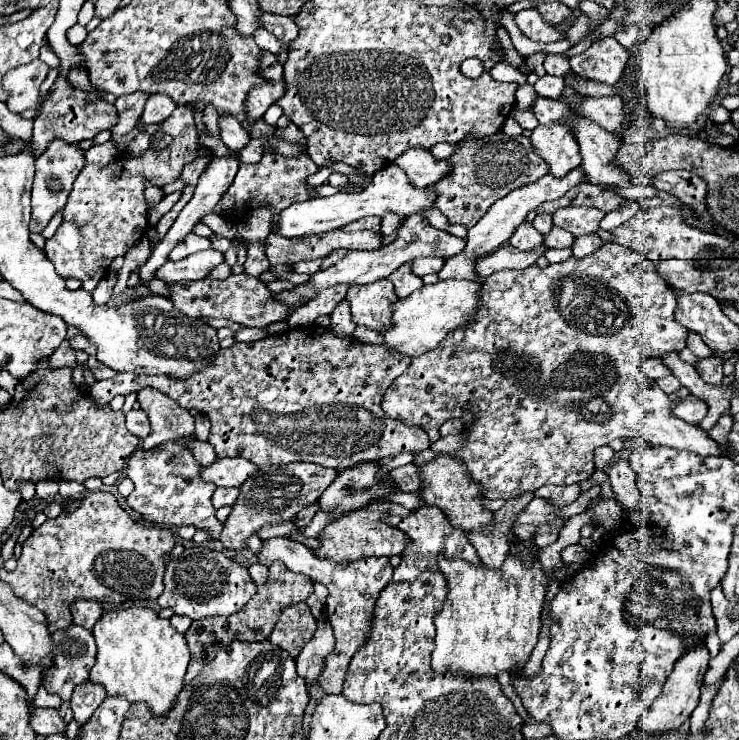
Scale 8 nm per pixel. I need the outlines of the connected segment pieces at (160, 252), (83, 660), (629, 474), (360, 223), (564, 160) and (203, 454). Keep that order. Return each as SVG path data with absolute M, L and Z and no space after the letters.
M234 152L232 156L222 156L222 158L216 158L216 156L214 156L214 158L212 158L212 162L208 164L208 168L202 172L200 180L198 180L198 186L196 186L196 190L194 190L192 200L184 206L184 210L180 212L180 216L176 218L176 222L174 222L172 228L168 230L166 238L156 246L156 250L152 252L152 256L148 258L148 262L142 266L140 274L142 274L142 280L144 280L144 282L150 282L150 280L152 280L150 272L154 272L154 268L158 268L158 264L164 264L164 262L166 262L166 252L170 252L170 248L172 248L174 244L178 244L178 240L182 240L182 236L186 236L186 234L192 232L194 224L200 222L200 216L204 216L204 214L208 214L208 212L214 210L214 206L218 204L218 200L222 198L222 194L224 194L224 192L228 190L228 186L232 184L234 176L236 176L236 172L238 172L238 164L240 164L238 152Z
M68 626L62 630L56 630L52 634L52 666L42 674L42 686L50 694L58 694L62 702L68 702L72 696L72 690L82 684L82 680L88 678L90 668L94 666L96 656L96 644L90 630L82 626Z
M618 460L608 468L606 474L617 502L626 508L634 508L640 500L640 492L628 460Z
M370 216L370 218L366 218L366 220L356 220L354 224L348 224L348 226L344 226L342 230L344 232L354 232L354 230L372 230L372 232L376 232L376 234L380 234L380 218L376 218L376 216Z
M550 124L550 126L538 126L530 142L534 144L534 150L542 160L548 164L548 172L556 178L564 178L570 170L578 168L582 164L578 144L574 136L570 136L570 128L562 124Z
M180 440L180 442L184 442L186 446L192 448L194 458L196 458L202 466L210 466L210 464L214 464L214 462L218 460L214 448L212 448L208 442L200 442L200 440Z

